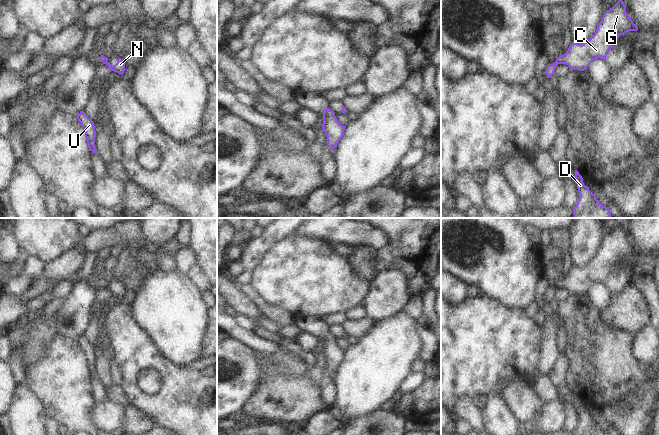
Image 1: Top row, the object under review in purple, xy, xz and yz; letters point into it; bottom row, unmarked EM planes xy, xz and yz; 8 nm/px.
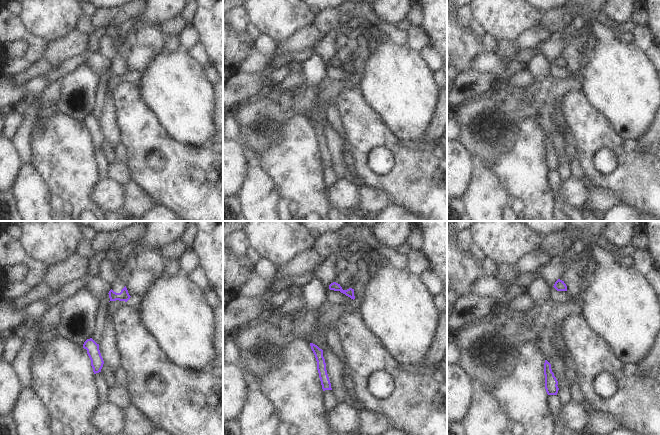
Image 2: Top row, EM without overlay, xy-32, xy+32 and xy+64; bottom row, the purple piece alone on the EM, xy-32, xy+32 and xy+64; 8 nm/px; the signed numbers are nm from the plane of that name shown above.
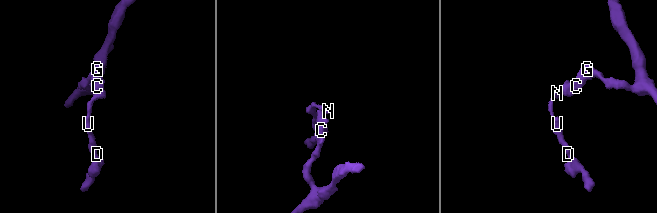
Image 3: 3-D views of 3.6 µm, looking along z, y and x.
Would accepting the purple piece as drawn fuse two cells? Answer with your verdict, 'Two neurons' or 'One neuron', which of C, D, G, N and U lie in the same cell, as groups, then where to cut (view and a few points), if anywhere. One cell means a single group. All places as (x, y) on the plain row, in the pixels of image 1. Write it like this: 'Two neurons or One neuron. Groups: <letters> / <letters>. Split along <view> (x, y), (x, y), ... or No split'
Two neurons. Groups: C G / D N U. Split along yz (556, 284), (558, 287)

